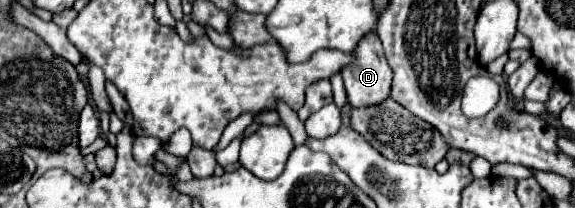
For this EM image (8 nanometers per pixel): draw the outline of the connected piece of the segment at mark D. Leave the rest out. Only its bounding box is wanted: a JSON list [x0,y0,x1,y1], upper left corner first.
[341,35,393,107]

